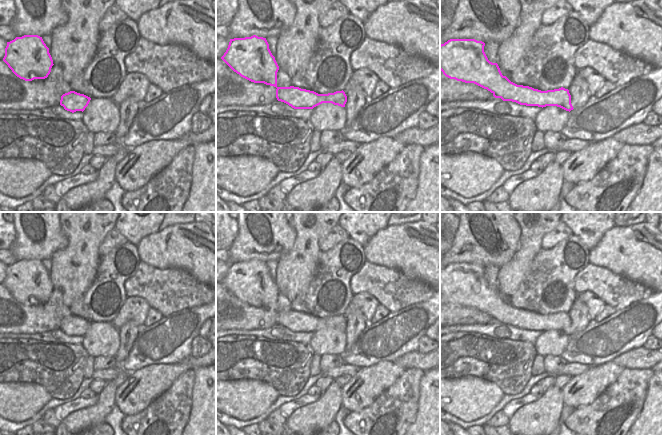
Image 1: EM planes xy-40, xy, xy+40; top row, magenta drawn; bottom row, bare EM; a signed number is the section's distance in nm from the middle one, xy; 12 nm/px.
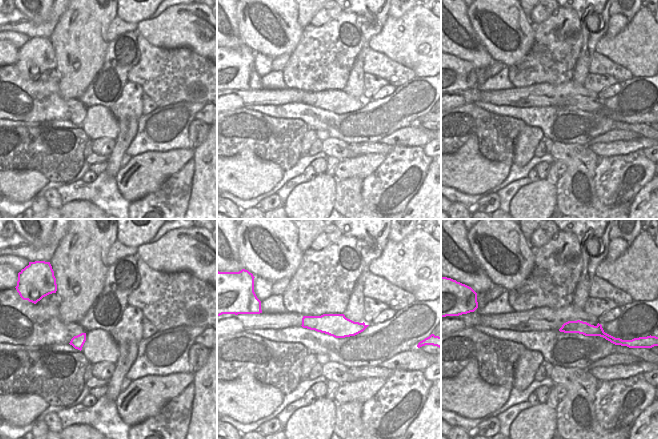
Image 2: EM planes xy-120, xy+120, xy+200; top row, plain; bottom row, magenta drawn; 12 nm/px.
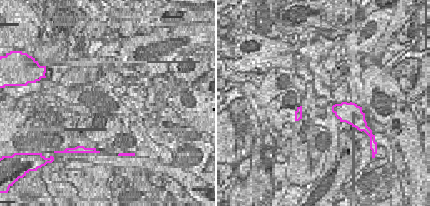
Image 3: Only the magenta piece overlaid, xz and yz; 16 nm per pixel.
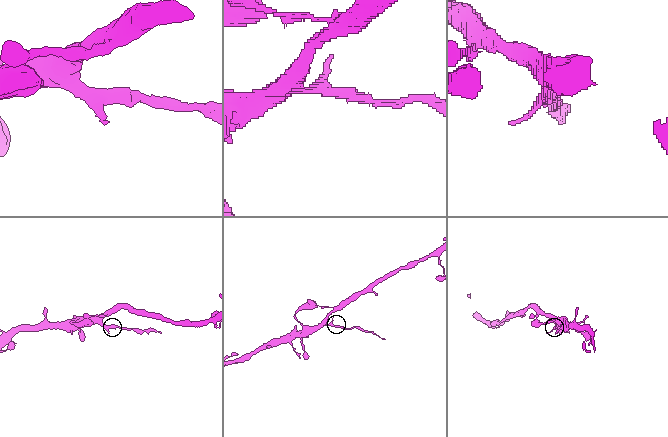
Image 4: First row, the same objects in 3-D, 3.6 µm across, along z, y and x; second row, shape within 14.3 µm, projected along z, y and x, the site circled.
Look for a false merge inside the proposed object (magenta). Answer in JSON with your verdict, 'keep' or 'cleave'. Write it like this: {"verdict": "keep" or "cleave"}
{"verdict": "cleave"}

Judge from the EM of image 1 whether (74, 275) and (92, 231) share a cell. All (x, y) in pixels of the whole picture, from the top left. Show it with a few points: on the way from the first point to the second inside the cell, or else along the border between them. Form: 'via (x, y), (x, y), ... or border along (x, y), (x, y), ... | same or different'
via (80, 264), (83, 242) | same

